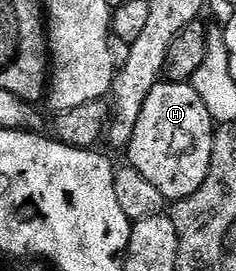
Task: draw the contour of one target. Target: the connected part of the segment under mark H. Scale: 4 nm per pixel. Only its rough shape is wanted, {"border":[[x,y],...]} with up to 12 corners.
{"border":[[190,82],[153,86],[125,155],[168,202],[201,190],[216,127]]}

